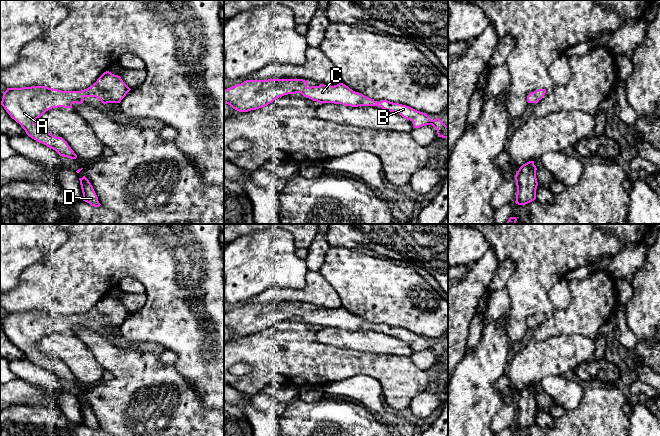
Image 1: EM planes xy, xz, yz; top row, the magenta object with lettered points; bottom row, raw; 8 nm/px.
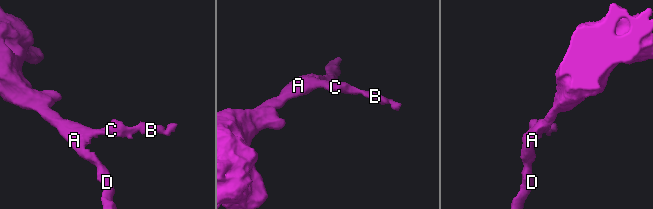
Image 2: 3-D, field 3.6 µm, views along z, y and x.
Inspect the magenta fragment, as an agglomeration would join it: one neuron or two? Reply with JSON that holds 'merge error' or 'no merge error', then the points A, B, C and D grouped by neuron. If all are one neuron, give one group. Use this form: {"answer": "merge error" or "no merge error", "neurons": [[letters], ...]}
{"answer": "no merge error", "neurons": [["A", "B", "C", "D"]]}

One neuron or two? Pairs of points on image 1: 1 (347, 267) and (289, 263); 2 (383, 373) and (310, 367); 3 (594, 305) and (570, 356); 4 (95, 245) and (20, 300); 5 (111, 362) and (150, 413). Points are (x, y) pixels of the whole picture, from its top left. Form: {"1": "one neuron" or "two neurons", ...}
{"1": "two neurons", "2": "one neuron", "3": "two neurons", "4": "one neuron", "5": "one neuron"}

